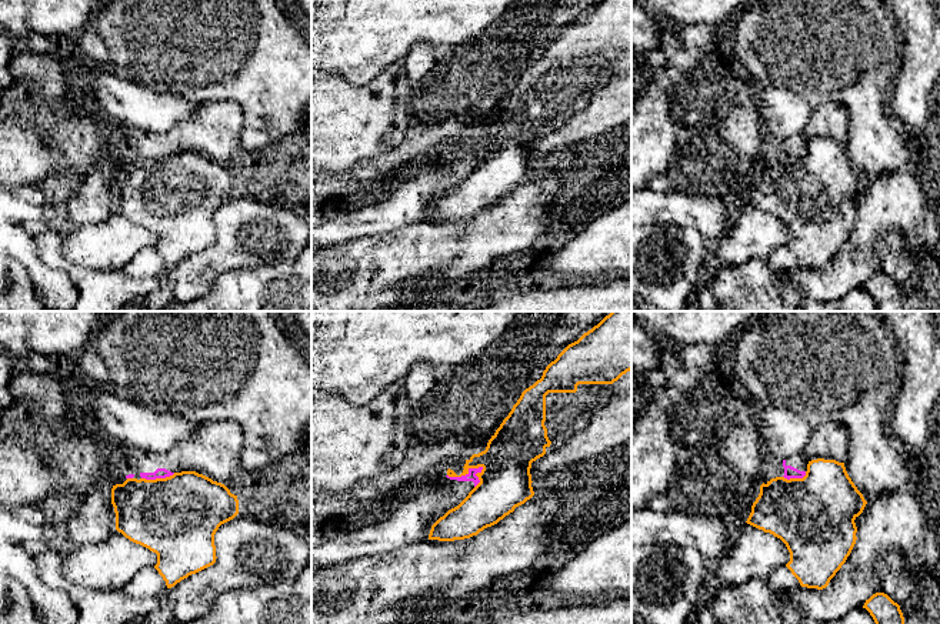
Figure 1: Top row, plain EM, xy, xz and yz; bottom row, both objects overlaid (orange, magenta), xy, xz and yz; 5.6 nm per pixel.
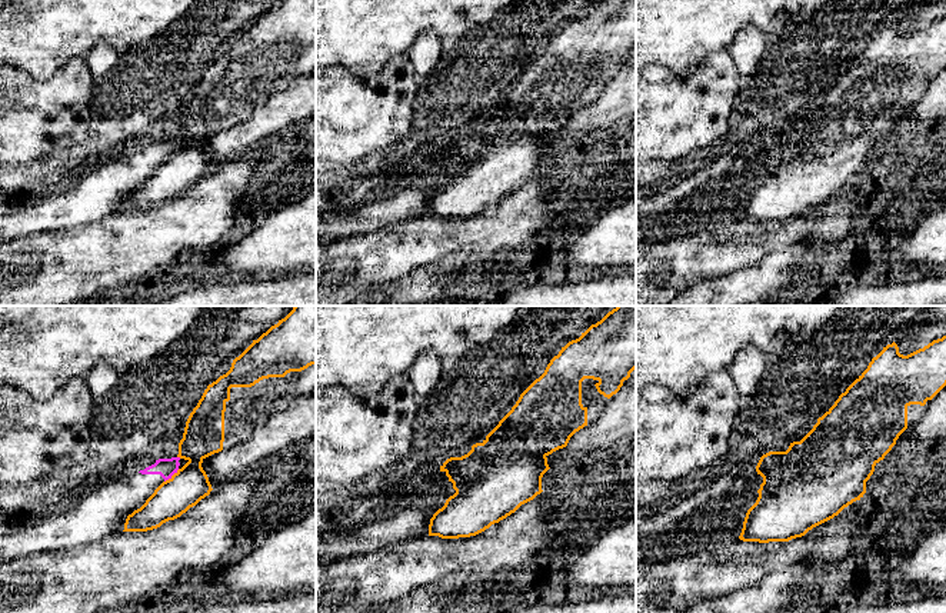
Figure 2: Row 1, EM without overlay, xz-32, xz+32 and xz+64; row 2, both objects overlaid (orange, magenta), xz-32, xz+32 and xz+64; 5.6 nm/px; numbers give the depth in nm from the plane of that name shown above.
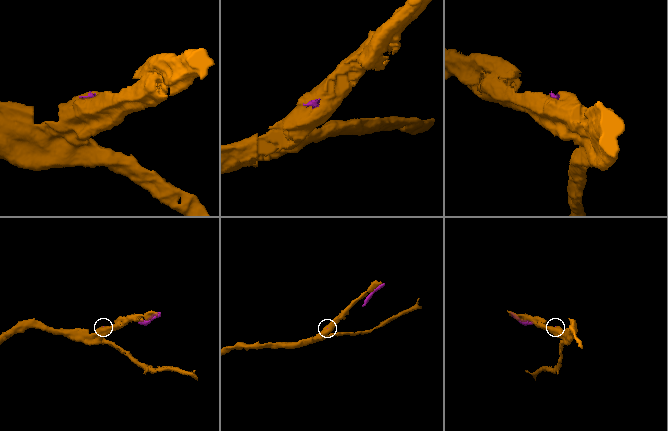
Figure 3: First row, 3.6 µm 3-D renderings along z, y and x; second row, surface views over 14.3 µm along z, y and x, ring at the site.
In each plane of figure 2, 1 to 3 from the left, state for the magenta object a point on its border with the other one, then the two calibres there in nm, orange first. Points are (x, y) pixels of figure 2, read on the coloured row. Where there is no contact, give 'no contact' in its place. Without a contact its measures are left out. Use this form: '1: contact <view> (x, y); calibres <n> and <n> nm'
1: contact xz-32 (173, 475); calibres 200 and 110 nm
2: no contact
3: no contact

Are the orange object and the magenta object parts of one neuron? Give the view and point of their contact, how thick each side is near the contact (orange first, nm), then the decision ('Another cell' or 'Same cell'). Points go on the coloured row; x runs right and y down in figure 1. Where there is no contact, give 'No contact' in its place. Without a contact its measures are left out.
Touches orange at xz (464, 474). Thickness 280 nm (orange) against 50 nm. Another cell

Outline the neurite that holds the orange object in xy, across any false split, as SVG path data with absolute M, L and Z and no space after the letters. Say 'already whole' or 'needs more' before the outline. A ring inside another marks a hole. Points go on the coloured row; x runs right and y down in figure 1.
already whole | M196 471L174 473L166 478L127 478L111 488L116 530L130 541L157 554L154 568L167 588L216 563L214 534L239 514L237 495Z

